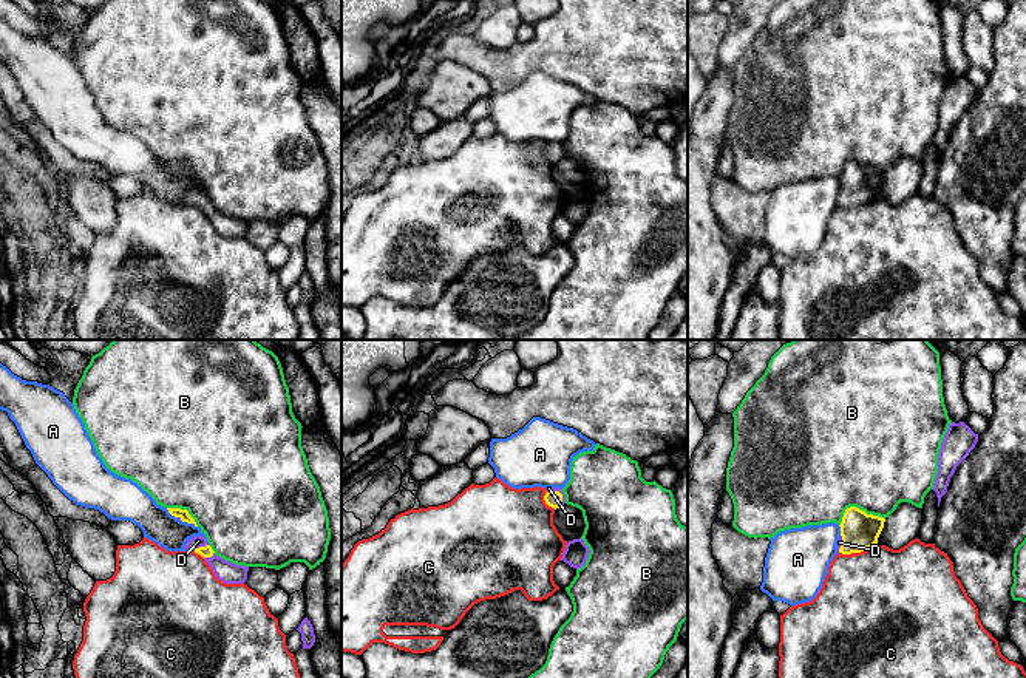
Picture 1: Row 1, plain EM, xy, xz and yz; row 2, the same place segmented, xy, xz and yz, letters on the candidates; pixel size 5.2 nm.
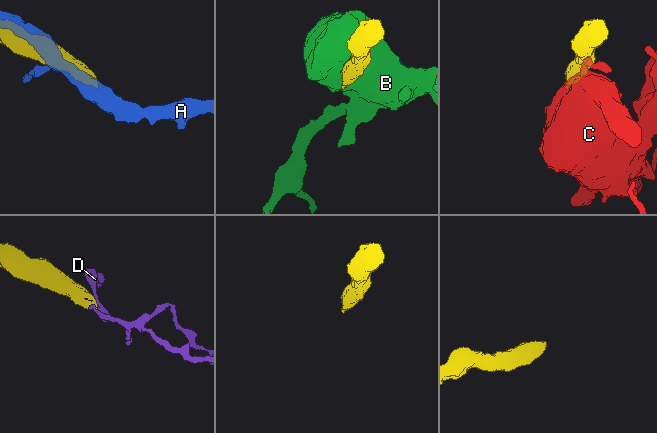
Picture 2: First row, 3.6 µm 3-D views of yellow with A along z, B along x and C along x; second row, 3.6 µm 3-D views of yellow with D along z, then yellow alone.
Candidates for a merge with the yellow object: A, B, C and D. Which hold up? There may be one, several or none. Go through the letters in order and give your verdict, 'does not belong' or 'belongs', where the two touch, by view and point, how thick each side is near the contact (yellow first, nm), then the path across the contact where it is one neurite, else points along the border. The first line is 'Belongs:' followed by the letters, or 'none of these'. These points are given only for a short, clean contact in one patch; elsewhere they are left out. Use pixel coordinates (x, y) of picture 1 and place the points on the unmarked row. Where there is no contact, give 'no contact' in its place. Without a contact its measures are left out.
Belongs: D
A: does not belong | xy (189, 176) | 50/170 nm
B: does not belong | yz (856, 162) | 190/480 nm
C: does not belong | yz (858, 206) | 190/500 nm
D: belongs | xy (201, 201) | 60/60 nm | across xy (206, 206), (201, 201), (198, 195)

